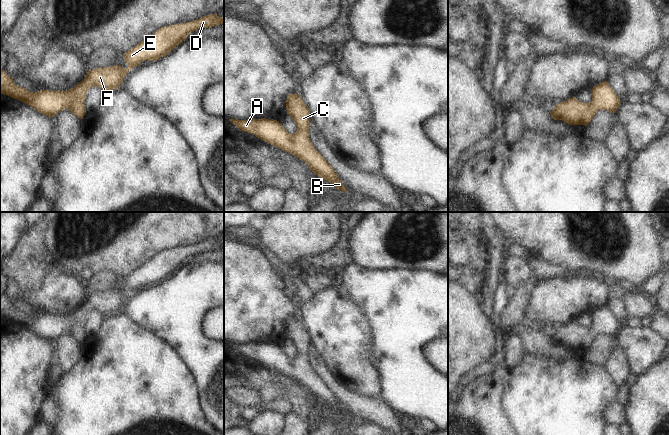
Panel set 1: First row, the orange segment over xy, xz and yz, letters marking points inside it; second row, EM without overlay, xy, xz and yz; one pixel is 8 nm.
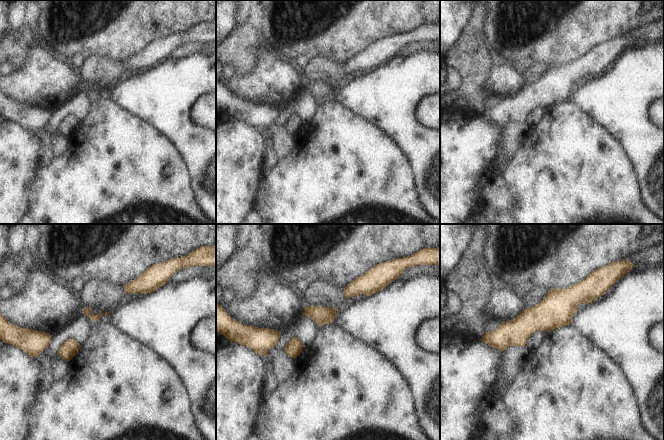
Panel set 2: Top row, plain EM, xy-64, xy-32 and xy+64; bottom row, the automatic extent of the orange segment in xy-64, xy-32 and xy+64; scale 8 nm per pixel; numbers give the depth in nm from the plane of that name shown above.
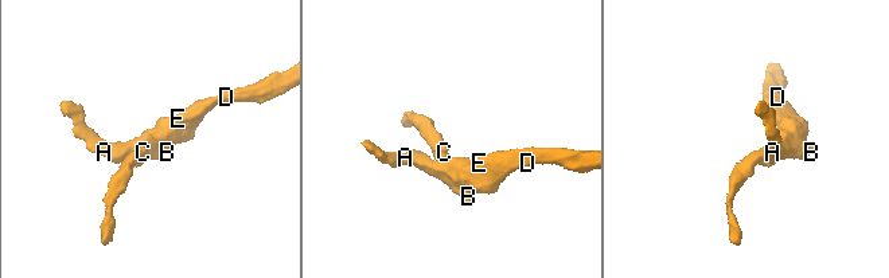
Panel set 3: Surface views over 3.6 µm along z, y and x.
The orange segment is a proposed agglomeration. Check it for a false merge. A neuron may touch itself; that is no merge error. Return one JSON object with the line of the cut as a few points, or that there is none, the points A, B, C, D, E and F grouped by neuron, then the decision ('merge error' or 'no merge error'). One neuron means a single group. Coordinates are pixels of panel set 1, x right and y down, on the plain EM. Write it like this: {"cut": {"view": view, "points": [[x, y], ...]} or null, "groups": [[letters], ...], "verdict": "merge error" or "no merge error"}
{"cut": null, "groups": [["A", "B", "C", "D", "E", "F"]], "verdict": "no merge error"}

